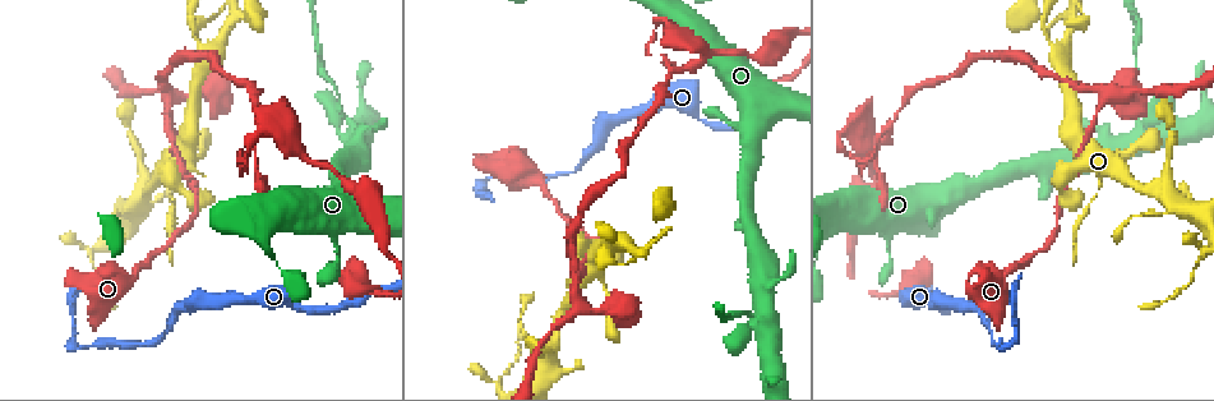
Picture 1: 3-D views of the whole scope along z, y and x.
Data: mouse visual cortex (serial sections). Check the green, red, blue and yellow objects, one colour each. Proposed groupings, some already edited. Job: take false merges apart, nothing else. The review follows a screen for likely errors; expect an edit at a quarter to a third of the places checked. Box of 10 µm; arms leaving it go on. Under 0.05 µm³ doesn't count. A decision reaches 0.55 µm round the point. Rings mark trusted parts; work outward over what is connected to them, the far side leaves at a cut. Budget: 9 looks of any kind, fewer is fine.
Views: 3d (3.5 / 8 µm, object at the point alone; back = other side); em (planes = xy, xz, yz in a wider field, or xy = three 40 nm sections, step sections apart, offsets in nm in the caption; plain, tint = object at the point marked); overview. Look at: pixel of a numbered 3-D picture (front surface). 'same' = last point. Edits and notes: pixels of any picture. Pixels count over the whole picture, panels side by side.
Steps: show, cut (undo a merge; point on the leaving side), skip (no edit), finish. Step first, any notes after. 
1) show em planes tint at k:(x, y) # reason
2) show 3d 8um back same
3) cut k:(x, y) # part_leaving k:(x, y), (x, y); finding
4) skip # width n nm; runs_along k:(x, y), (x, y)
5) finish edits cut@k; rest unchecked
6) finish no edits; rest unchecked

show 3d 3.5um at 1:(1002, 346) # abrupt turn

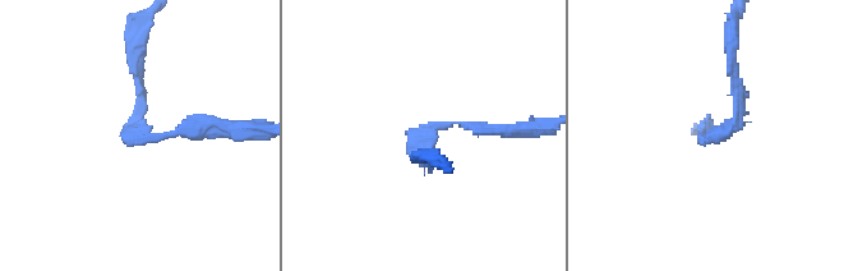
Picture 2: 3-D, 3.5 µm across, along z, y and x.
show em xy step 3 tint at 2:(149, 135) # need the tissue

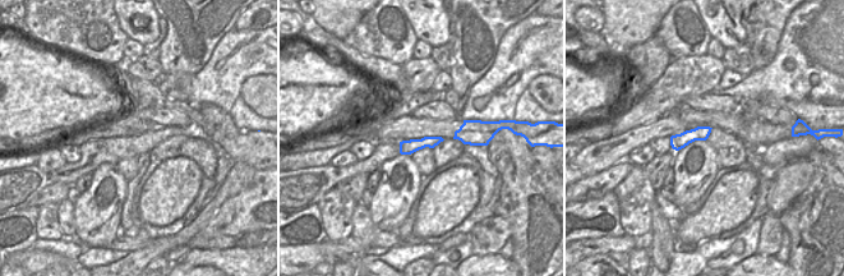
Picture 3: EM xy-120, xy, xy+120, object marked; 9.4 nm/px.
cut 2:(416, 145) # part_leaving 2:(170, 133), (135, 129), (135, 59); two cells meet here

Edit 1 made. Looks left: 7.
show 3d 3.5um at 1:(169, 101) # three arms meet

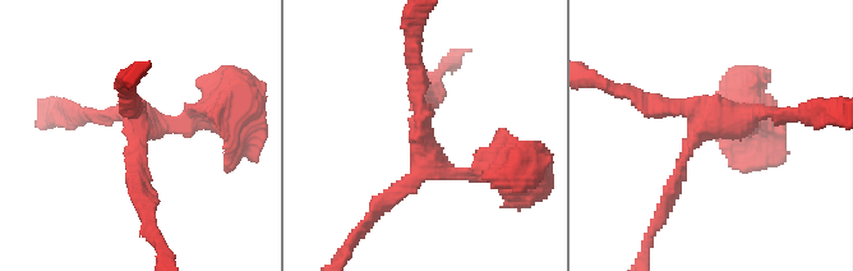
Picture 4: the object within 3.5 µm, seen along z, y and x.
show em xy step 2 tint at 4:(692, 134) # arms 3; arm_widths 200, 200, 300 nm; need the tissue

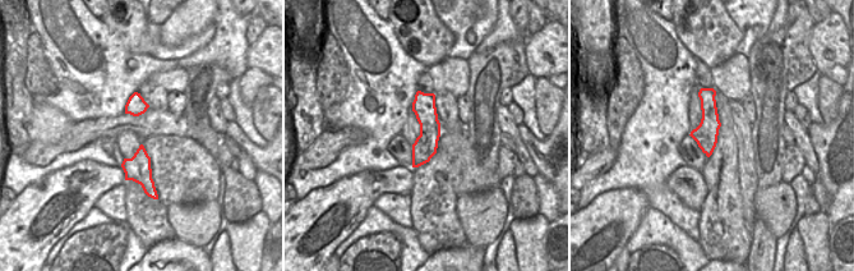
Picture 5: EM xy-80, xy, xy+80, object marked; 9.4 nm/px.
show em planes tint same # cut it another way

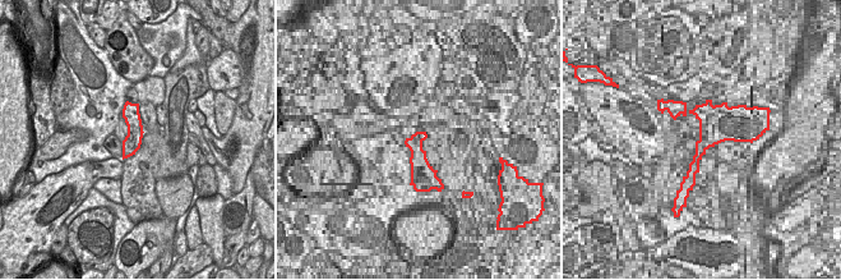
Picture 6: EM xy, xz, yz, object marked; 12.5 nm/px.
skip # one cell here

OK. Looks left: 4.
show 3d 3.5um at 1:(296, 142) # calibre changes

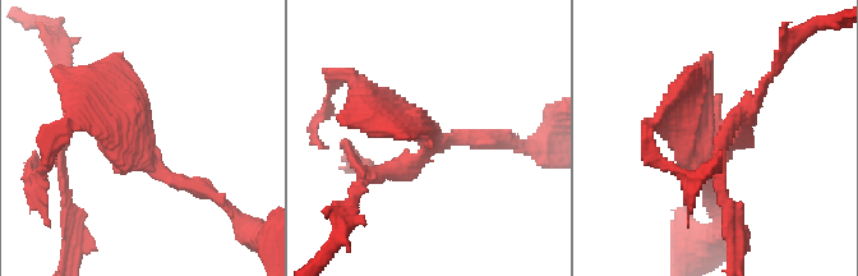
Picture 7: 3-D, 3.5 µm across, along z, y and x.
show em planes tint at 7:(143, 140)

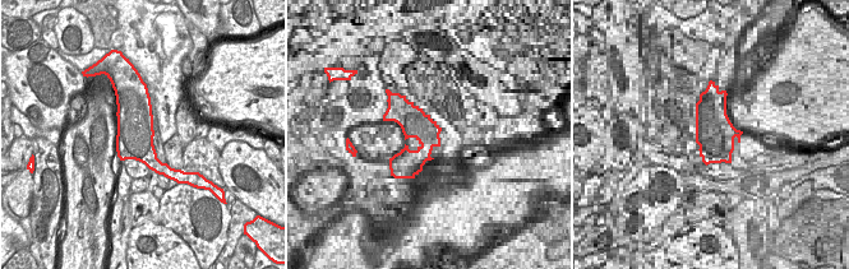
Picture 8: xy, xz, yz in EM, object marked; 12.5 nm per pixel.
show em xy step 1 tint same # another direction

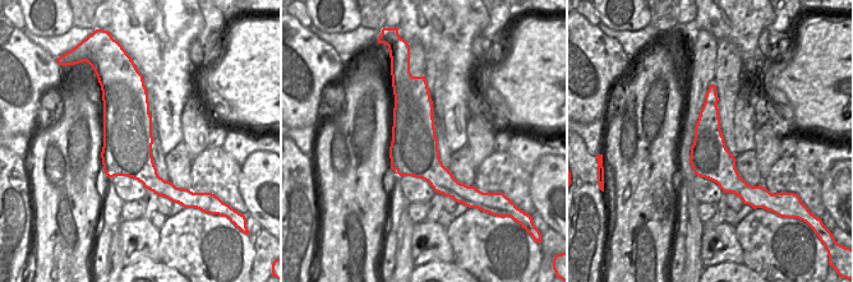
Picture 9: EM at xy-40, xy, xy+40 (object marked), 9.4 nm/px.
skip # one cell here

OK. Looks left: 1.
finish edits cut@2; rest unchecked

